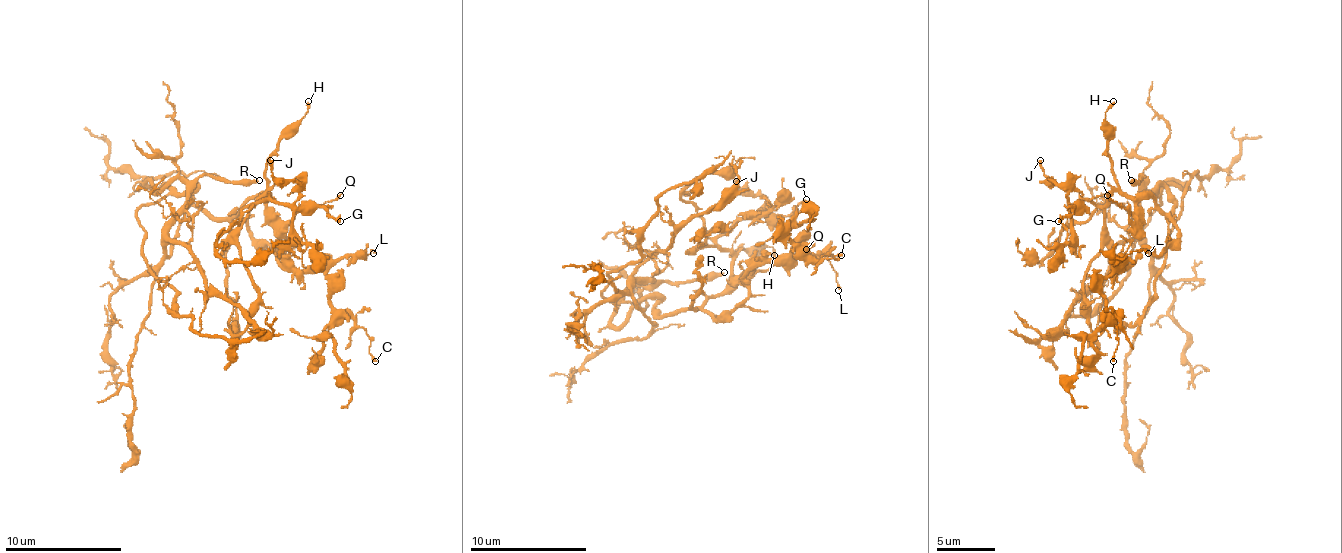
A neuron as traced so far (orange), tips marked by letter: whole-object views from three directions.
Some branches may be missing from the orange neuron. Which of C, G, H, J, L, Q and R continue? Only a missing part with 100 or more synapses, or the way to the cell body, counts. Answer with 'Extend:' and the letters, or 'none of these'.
Extend: R

